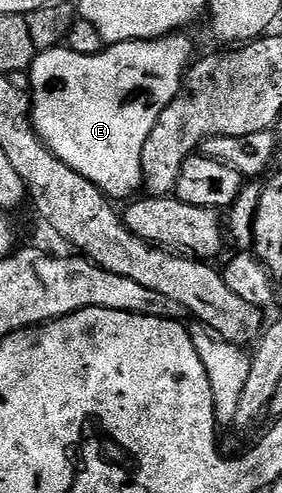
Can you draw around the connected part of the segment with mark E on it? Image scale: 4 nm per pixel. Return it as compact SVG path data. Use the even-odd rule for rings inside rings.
M184 33L164 35L160 39L135 39L113 43L96 55L69 51L67 46L41 51L30 68L30 114L40 140L74 173L82 173L99 191L113 200L127 200L141 190L142 149L162 113L176 99L184 82L186 68L193 62L192 43Z

